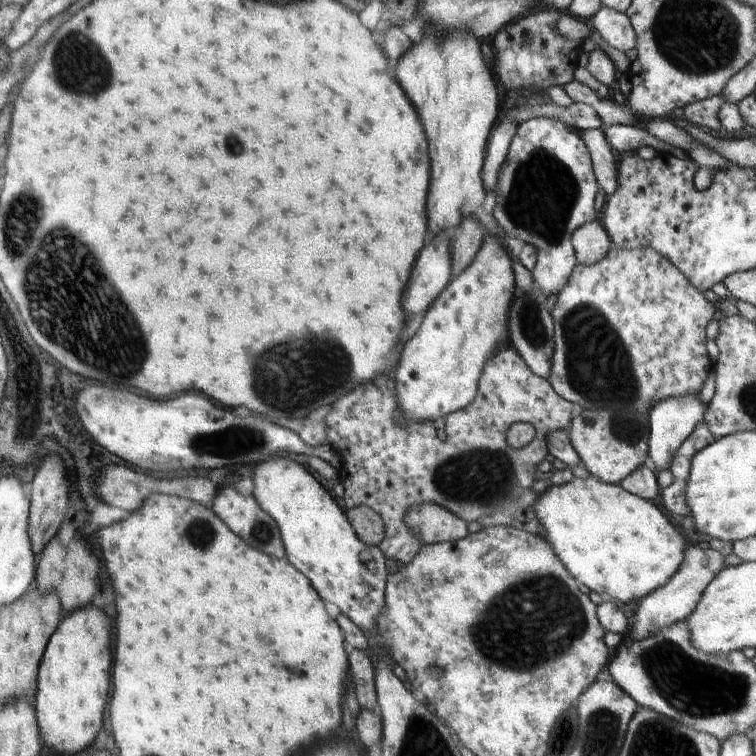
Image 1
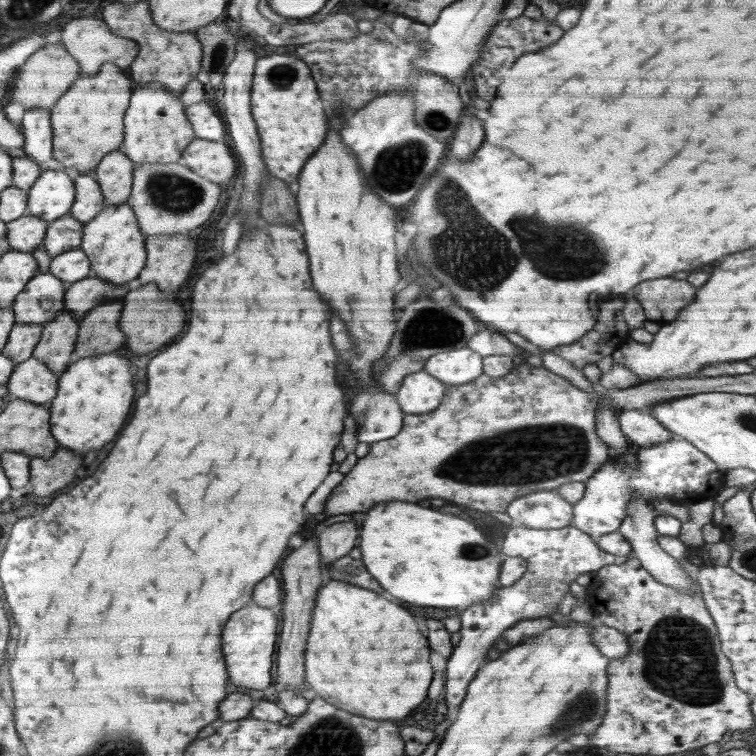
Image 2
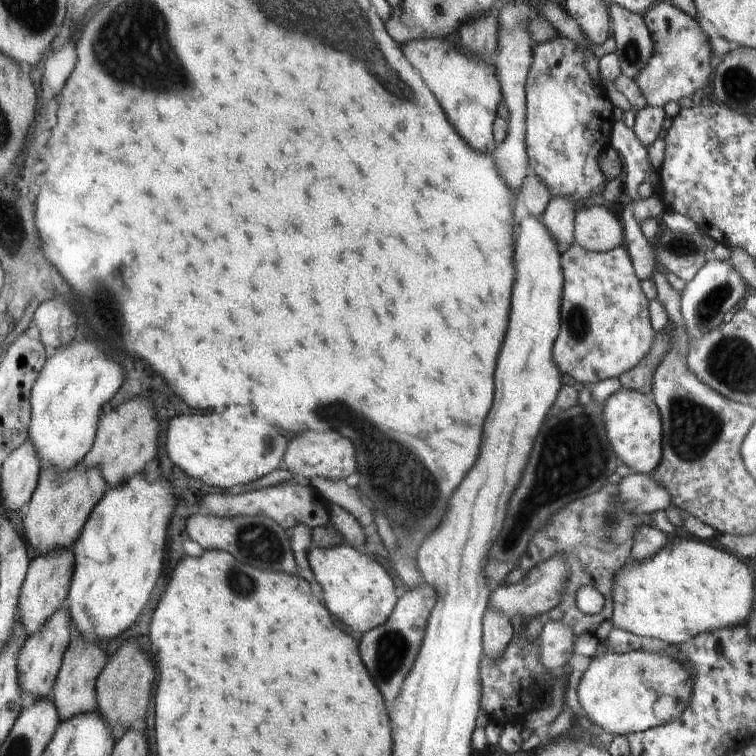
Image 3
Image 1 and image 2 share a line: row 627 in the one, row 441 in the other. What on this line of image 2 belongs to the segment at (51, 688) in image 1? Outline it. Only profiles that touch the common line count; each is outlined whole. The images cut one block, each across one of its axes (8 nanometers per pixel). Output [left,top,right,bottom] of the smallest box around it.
[50,351,134,454]

